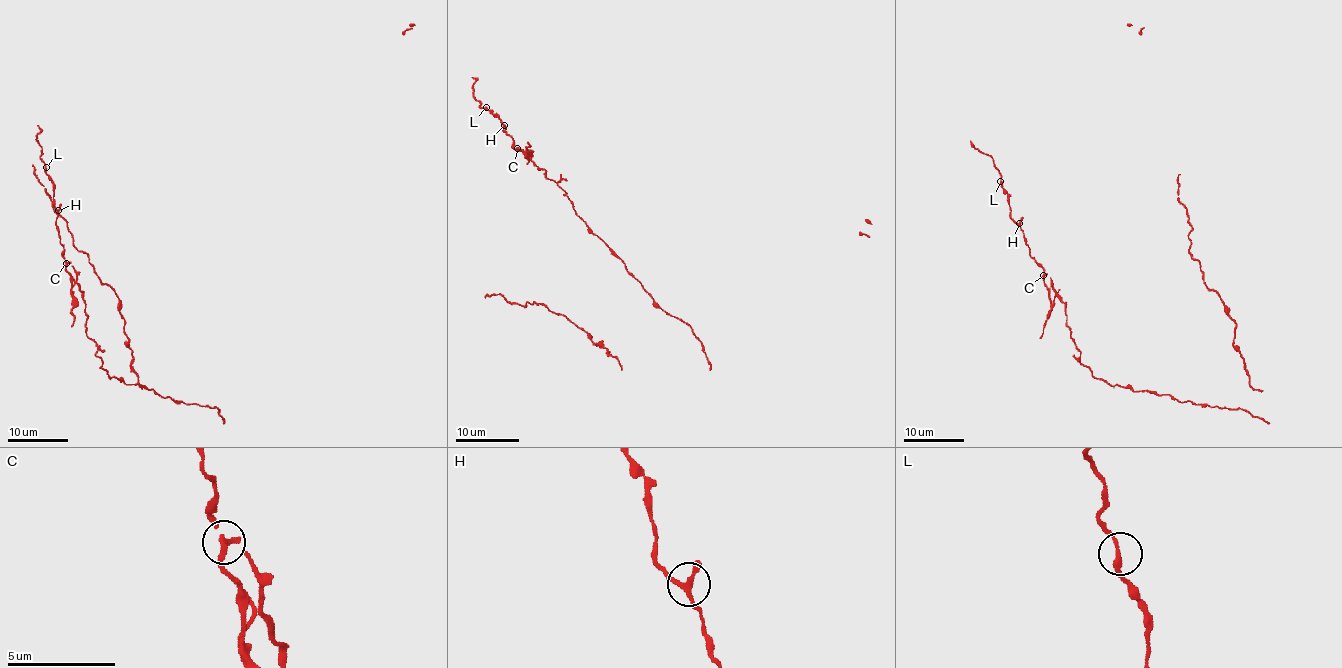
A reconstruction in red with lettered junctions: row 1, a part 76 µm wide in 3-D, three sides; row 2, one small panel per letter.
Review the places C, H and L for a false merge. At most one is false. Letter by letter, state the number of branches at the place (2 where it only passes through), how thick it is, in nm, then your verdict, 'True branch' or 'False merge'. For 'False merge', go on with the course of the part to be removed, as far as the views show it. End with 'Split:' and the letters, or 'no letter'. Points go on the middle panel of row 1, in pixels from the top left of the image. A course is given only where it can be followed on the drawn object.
C: Branches: 2. Thickness 240 nm. False merge. Course of the part to remove: (517, 147), (528, 154), (526, 142)
H: Branches: 2. Thickness 240 nm. True branch
L: Branches: 2. Thickness 240 nm. True branch
Split: C

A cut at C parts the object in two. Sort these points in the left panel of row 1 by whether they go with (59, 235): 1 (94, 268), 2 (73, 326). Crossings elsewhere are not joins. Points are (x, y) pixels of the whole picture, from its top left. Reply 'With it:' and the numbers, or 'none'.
With it: 1

